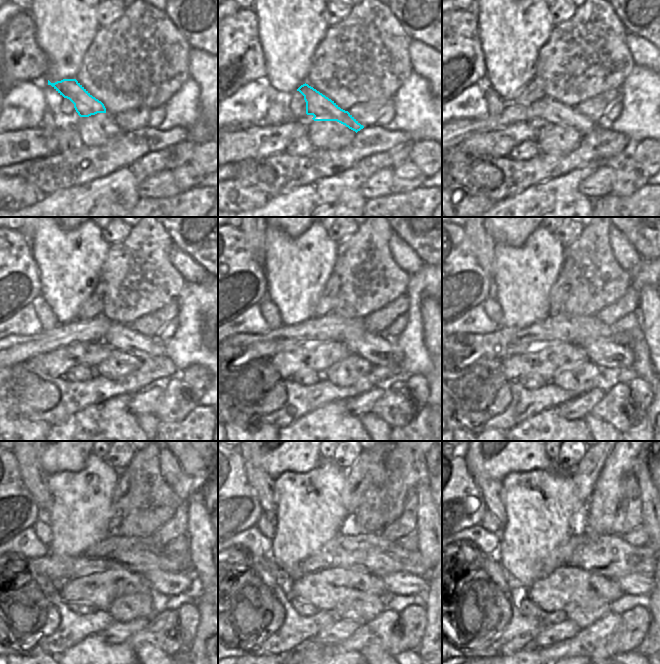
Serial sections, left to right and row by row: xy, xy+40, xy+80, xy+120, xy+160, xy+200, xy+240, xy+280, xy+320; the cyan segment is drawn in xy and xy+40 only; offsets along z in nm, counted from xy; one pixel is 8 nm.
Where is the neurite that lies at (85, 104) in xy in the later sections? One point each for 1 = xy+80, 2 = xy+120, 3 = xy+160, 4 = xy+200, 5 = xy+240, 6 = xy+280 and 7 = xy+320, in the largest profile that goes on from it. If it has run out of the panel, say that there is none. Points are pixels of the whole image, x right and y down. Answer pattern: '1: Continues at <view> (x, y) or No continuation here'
1: Continues at xy+80 (546, 108)
2: Continues at xy+120 (124, 338)
3: Continues at xy+160 (375, 349)
4: Continues at xy+200 (604, 353)
5: Continues at xy+240 (165, 582)
6: Continues at xy+280 (396, 583)
7: Continues at xy+320 (635, 584).

